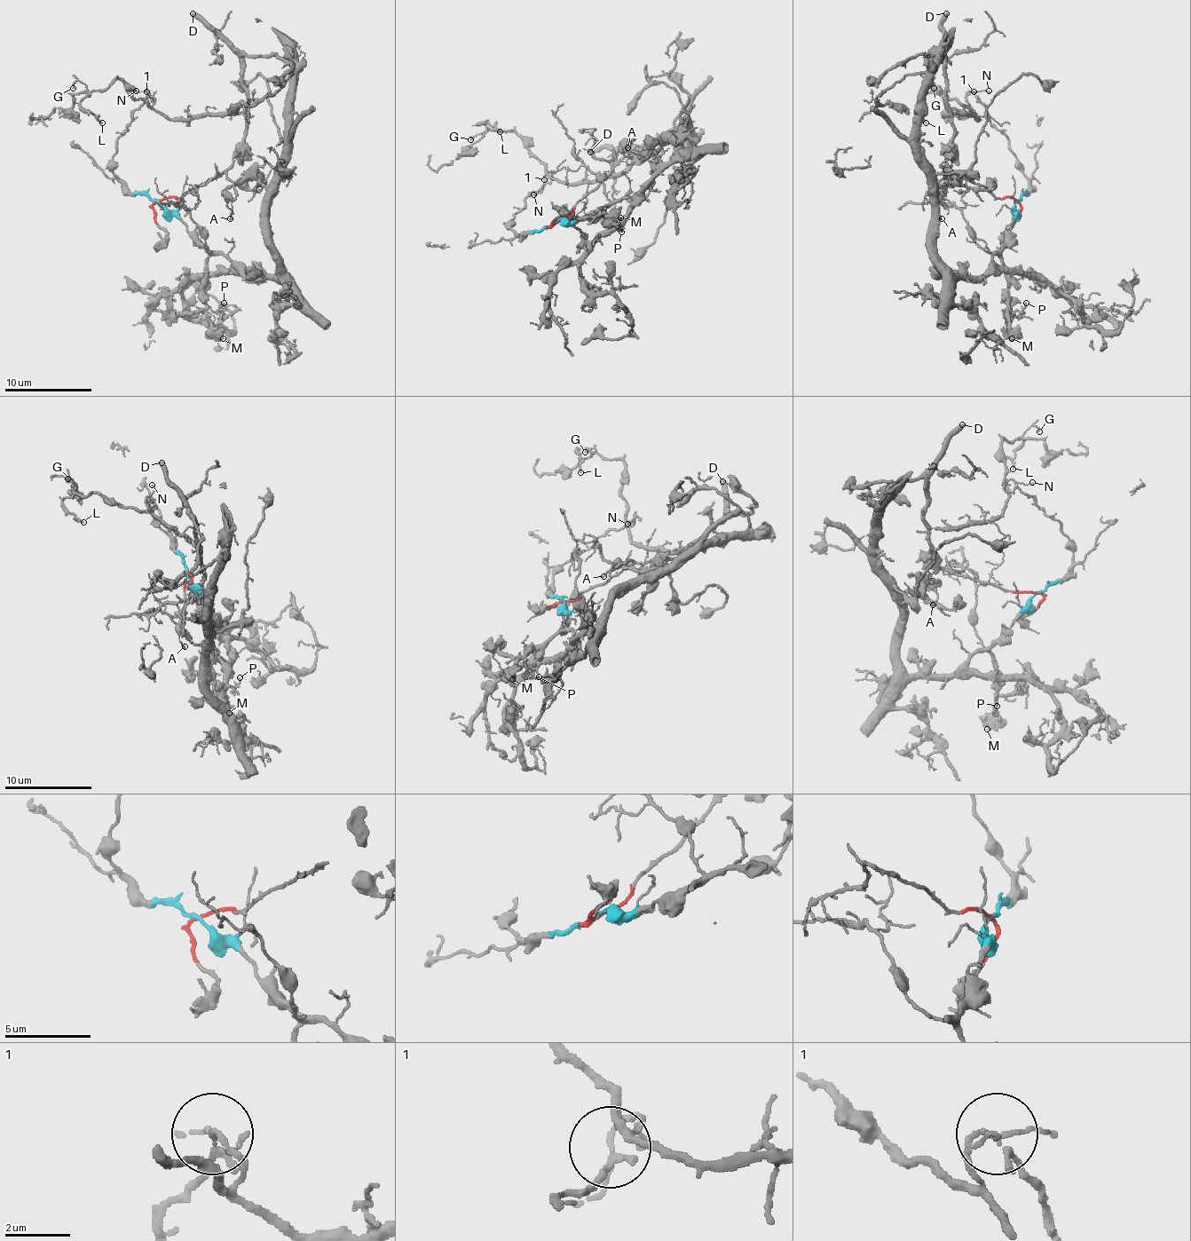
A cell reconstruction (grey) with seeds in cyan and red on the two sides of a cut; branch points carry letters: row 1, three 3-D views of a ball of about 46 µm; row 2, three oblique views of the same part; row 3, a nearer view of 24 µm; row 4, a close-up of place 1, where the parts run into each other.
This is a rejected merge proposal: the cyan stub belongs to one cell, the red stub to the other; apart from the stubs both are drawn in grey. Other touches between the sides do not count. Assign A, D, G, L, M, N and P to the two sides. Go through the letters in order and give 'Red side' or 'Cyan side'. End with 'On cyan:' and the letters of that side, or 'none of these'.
A: Cyan side
D: Red side
G: Red side
L: Red side
M: Cyan side
N: Red side
P: Cyan side
On cyan: A, M, P

